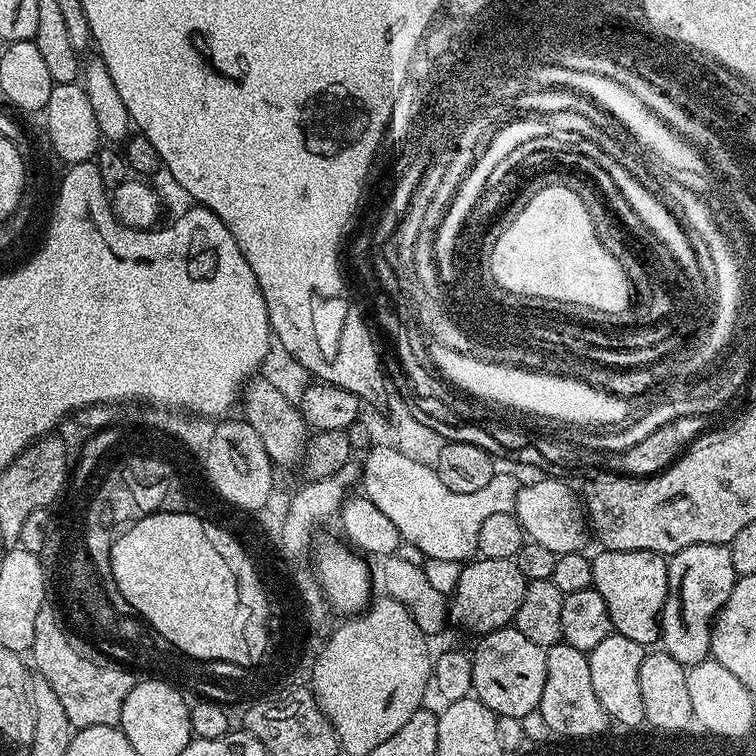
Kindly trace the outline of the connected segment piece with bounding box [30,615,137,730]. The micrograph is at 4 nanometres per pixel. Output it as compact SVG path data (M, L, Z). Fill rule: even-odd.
M39 616L34 630L30 659L36 663L35 671L46 678L46 682L50 682L50 690L58 694L62 710L66 710L66 718L72 723L73 729L90 726L117 727L122 718L122 702L126 702L126 694L130 694L136 685L137 677L131 676L126 669L119 668L116 664L99 664L91 655L81 659L64 641L64 636L58 633L60 624L53 619Z

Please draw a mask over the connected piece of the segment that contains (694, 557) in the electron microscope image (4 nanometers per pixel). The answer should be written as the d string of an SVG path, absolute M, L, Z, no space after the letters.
M691 544L673 552L668 560L668 593L660 615L659 643L678 663L691 666L709 659L712 623L722 610L738 577L727 544Z

